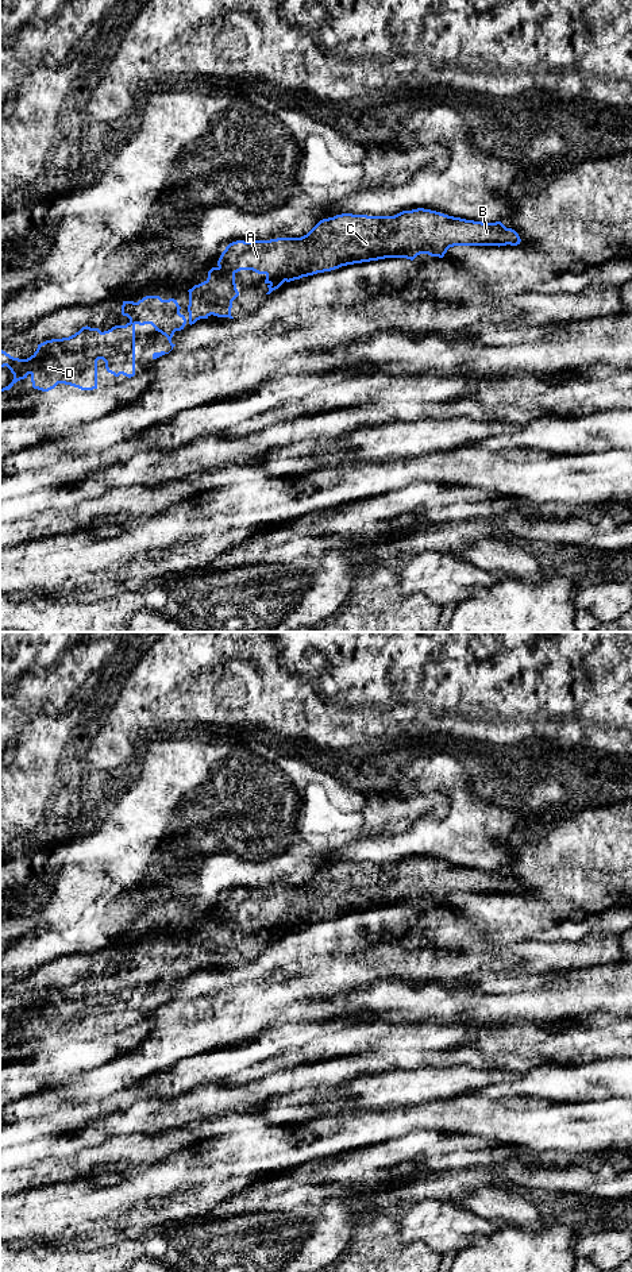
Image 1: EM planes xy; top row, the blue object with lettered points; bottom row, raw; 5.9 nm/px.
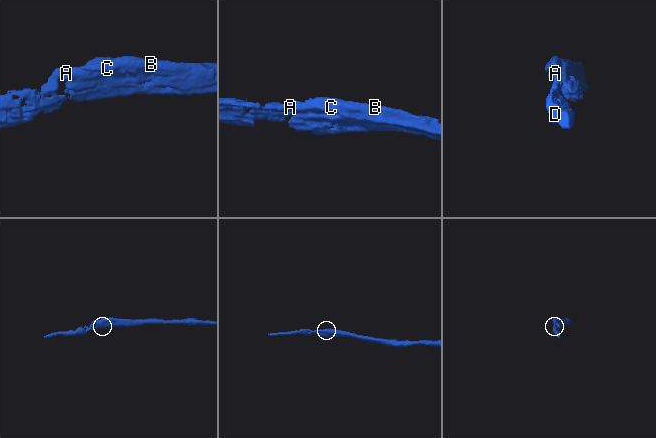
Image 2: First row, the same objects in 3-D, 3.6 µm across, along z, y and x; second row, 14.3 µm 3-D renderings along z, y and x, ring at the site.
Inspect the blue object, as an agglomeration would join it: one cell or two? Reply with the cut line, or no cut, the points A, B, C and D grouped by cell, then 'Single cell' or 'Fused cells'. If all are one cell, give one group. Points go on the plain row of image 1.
No split. Groups: A B C D. Single cell

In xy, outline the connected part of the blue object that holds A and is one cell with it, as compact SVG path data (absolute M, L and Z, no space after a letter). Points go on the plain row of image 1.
M417 856L402 859L394 864L367 864L342 862L320 868L307 883L301 886L277 886L270 889L230 891L221 901L217 914L208 920L208 926L189 937L189 967L180 961L177 948L162 948L159 944L146 944L138 951L123 949L122 963L130 970L126 974L115 974L101 980L99 976L82 975L69 986L51 987L38 992L36 999L27 1007L14 1006L0 997L0 1015L7 1014L14 1022L12 1030L0 1037L9 1038L18 1029L31 1024L32 1036L49 1040L58 1032L70 1033L81 1038L97 1037L97 1009L105 1010L108 1021L131 1026L135 1024L135 974L151 972L155 979L165 983L172 994L176 979L184 978L185 972L194 972L211 963L230 965L232 949L239 944L235 922L240 918L253 918L265 922L269 936L266 943L278 937L285 929L290 930L317 921L331 920L342 914L378 909L385 906L406 906L413 909L420 902L443 906L454 894L517 894L519 882L506 876L501 870L482 871L448 864L436 859Z

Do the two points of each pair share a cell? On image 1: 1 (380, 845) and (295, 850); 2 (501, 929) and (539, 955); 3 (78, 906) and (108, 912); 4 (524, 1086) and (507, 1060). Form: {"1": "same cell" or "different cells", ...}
{"1": "different cells", "2": "different cells", "3": "different cells", "4": "different cells"}

